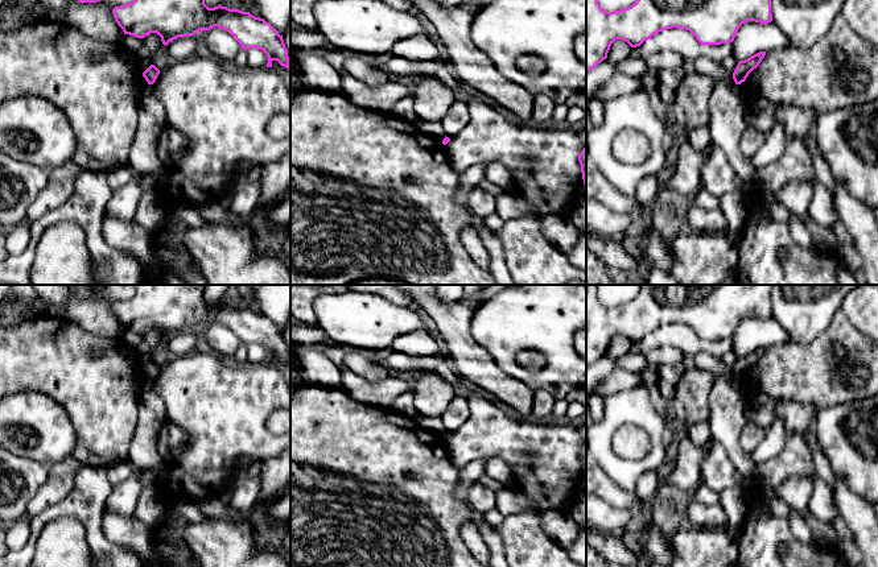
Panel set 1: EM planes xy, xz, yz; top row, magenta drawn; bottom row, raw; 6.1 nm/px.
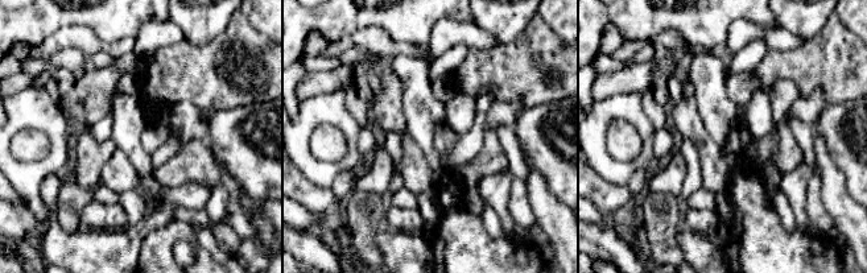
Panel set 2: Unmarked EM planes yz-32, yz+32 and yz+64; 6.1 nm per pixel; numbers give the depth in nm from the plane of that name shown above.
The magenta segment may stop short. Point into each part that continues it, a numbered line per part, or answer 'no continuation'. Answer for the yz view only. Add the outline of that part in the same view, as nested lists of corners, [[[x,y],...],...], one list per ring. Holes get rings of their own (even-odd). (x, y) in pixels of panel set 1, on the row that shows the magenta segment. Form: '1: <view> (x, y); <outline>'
no continuation

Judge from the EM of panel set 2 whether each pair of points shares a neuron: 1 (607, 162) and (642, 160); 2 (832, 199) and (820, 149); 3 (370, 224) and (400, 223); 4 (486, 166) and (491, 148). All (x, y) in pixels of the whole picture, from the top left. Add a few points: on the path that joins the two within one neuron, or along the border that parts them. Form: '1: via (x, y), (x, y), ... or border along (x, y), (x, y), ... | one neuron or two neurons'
1: via (615, 166), (634, 165) | one neuron
2: via (832, 187), (832, 178), (825, 161) | one neuron
3: border along (387, 210), (384, 226) | two neurons
4: via (487, 162), (491, 158), (491, 152) | one neuron

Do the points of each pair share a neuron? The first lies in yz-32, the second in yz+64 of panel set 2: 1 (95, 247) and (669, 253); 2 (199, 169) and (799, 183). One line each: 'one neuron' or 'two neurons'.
1: two neurons
2: two neurons

